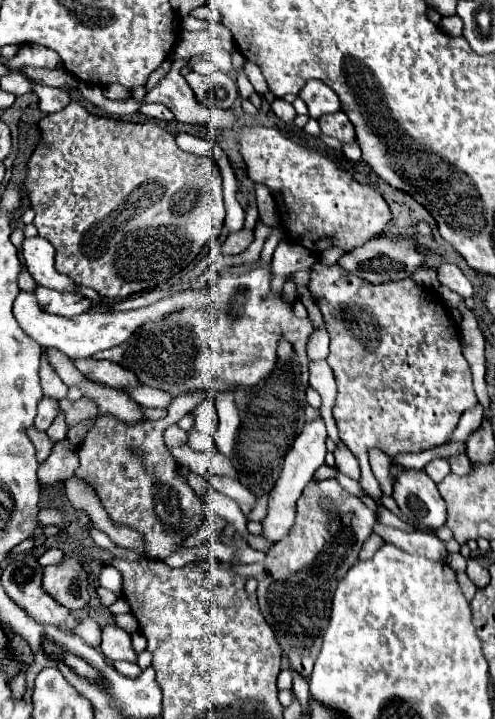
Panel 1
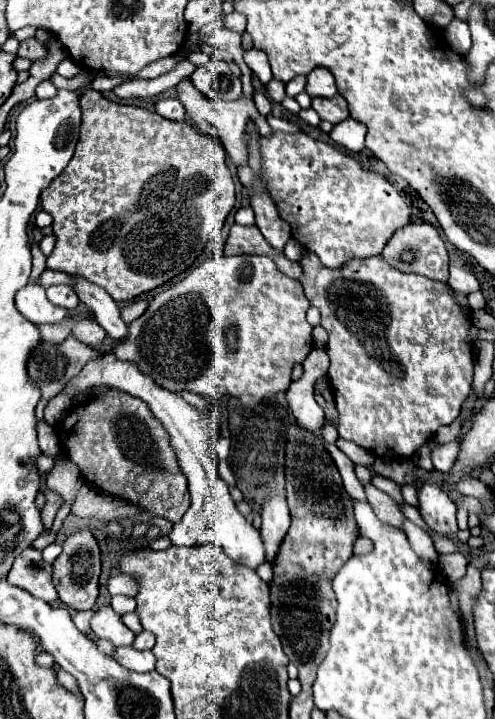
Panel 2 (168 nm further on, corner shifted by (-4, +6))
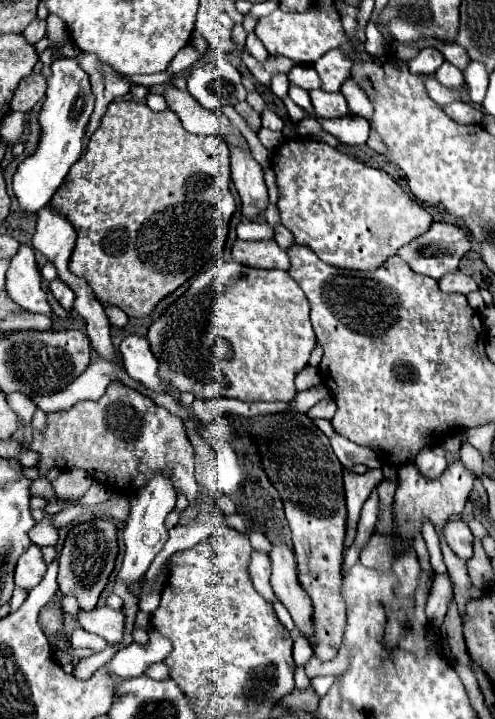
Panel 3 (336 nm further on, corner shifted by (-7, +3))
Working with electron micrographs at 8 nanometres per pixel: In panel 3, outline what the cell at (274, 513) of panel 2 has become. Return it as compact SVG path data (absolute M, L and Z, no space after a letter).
M274 542L270 550L272 576L270 584L280 602L288 608L294 624L312 642L312 600L296 580L296 562L292 548L284 542Z

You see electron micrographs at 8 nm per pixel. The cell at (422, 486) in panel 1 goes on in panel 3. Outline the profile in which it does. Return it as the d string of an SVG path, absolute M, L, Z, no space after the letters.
M448 520L442 526L442 536L448 542L448 546L464 560L468 560L472 556L472 532L468 528L468 524L460 522L460 520Z

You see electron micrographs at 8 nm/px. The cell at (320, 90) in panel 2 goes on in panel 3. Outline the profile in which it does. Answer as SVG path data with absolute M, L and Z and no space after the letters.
M328 50L314 64L314 68L322 80L322 90L324 92L340 92L340 86L348 78L348 66L352 66L352 62L348 60L348 56L344 56L344 52Z

